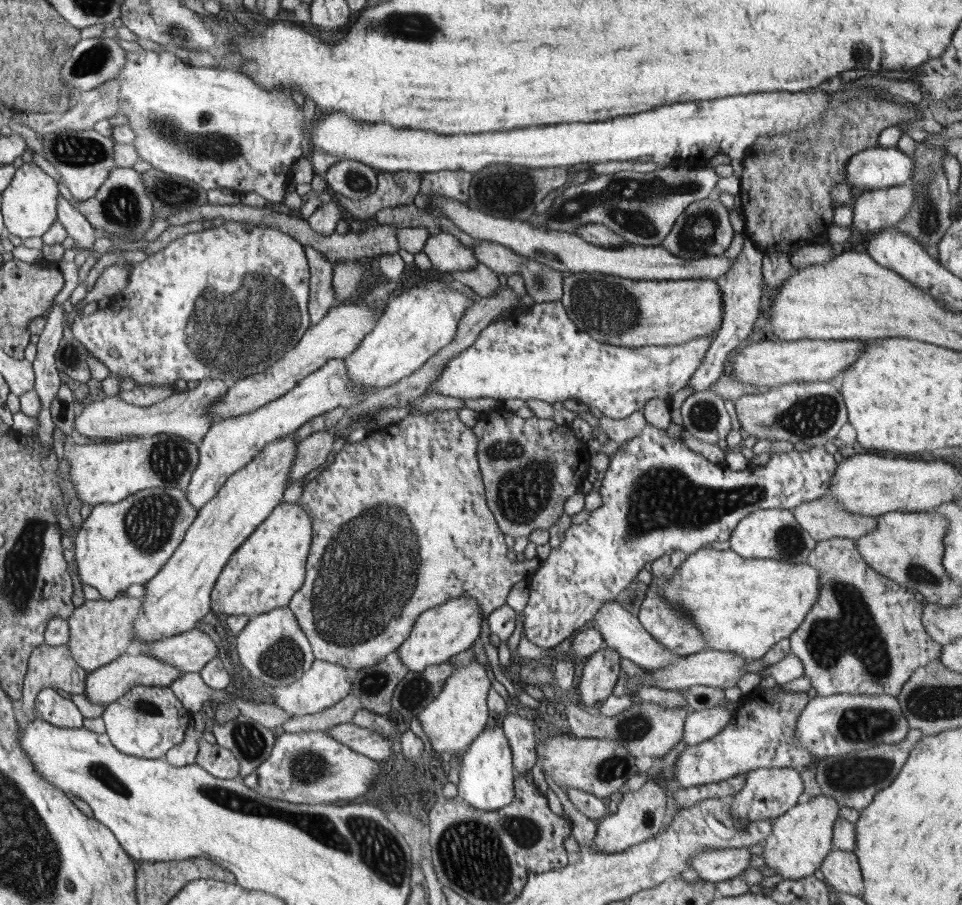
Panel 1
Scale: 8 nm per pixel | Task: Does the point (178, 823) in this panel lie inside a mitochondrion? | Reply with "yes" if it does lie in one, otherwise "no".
no

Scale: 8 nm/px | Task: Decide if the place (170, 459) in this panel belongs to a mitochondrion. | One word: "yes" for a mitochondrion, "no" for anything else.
yes

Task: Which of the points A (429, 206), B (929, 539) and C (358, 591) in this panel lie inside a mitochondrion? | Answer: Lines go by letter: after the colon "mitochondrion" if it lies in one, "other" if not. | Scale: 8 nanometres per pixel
A: other
B: other
C: mitochondrion

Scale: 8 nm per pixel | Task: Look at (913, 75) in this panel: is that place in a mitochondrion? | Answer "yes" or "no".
no

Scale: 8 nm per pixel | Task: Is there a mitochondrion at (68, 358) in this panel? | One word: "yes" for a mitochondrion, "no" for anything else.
no

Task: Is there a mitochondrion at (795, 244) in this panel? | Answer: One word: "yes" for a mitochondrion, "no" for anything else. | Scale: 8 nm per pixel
no

